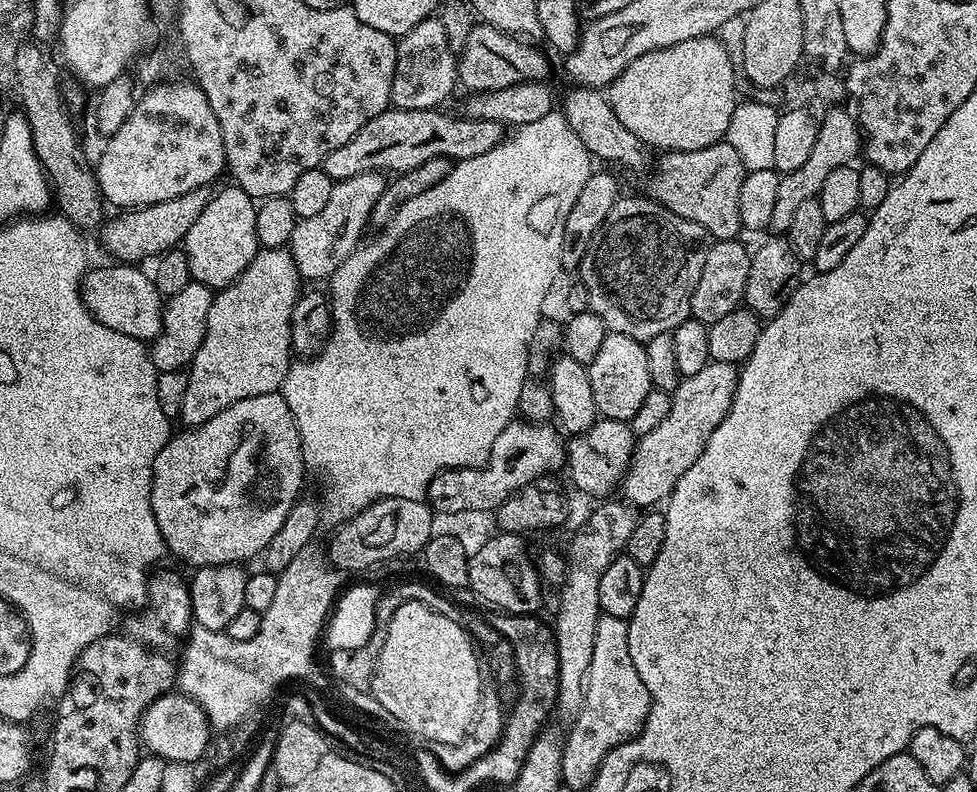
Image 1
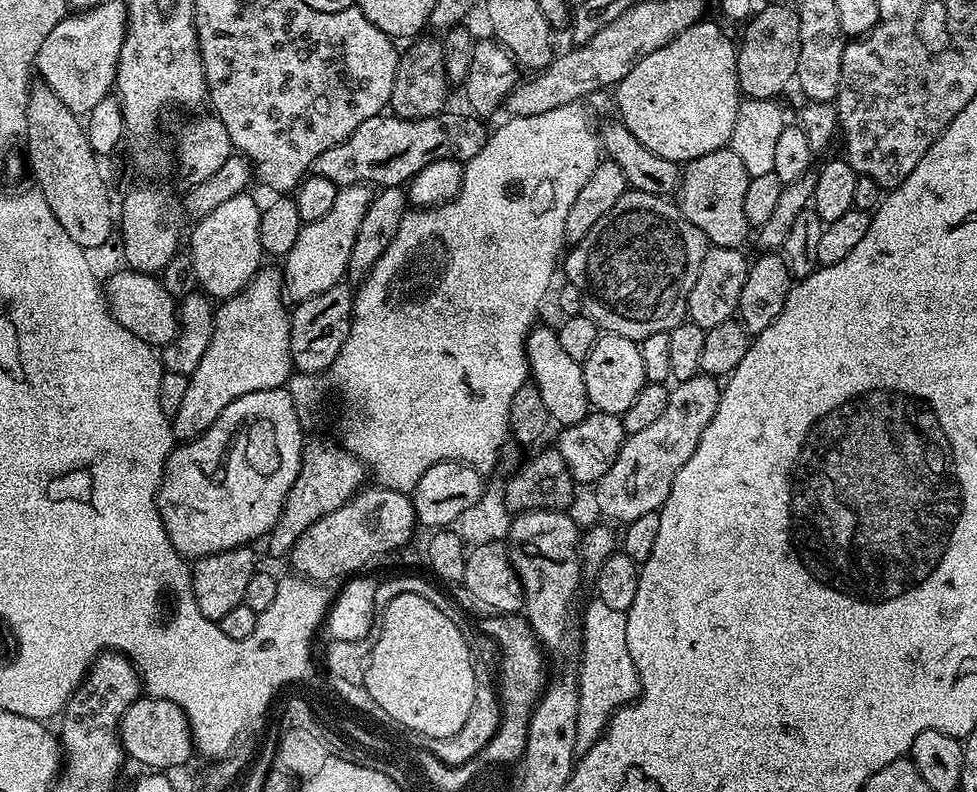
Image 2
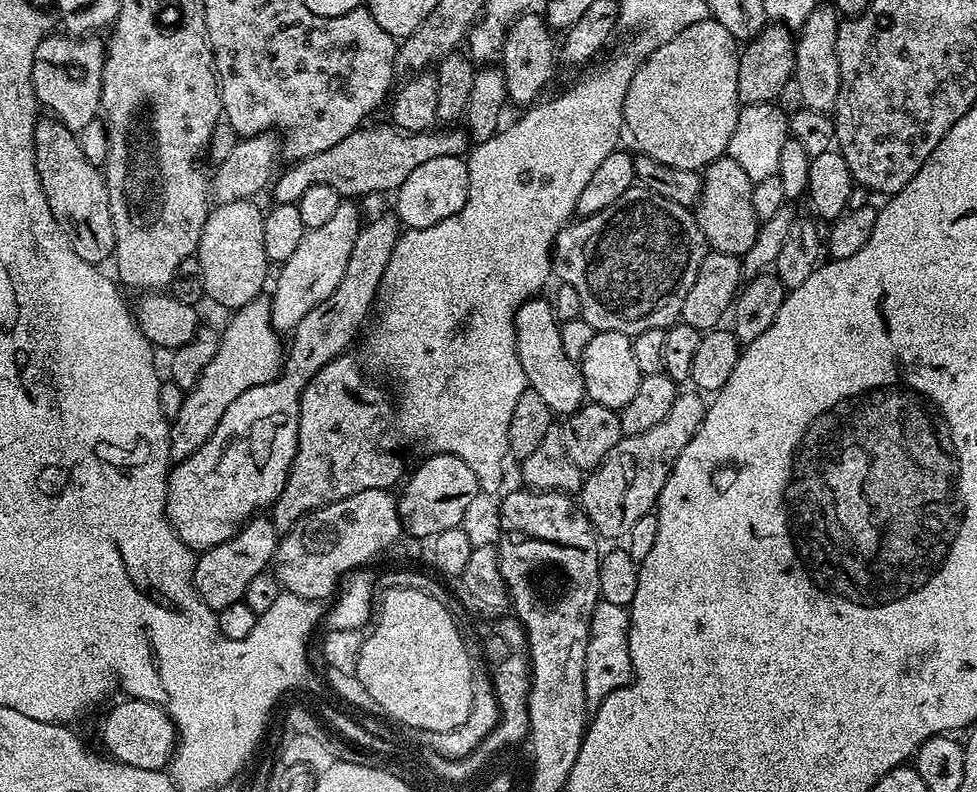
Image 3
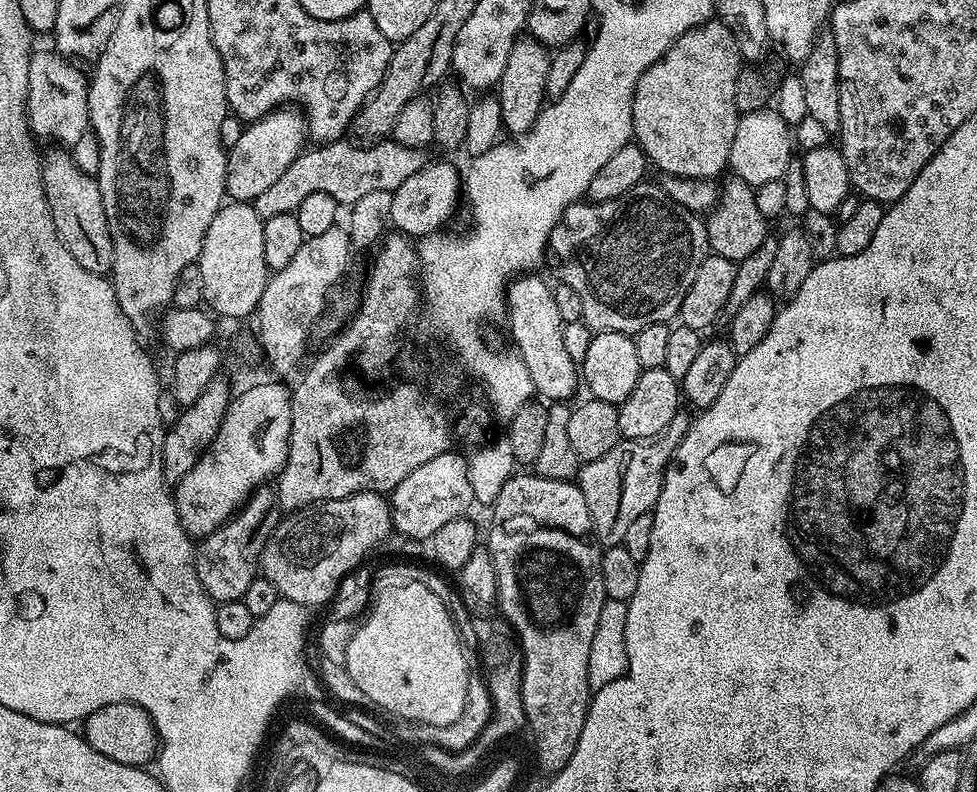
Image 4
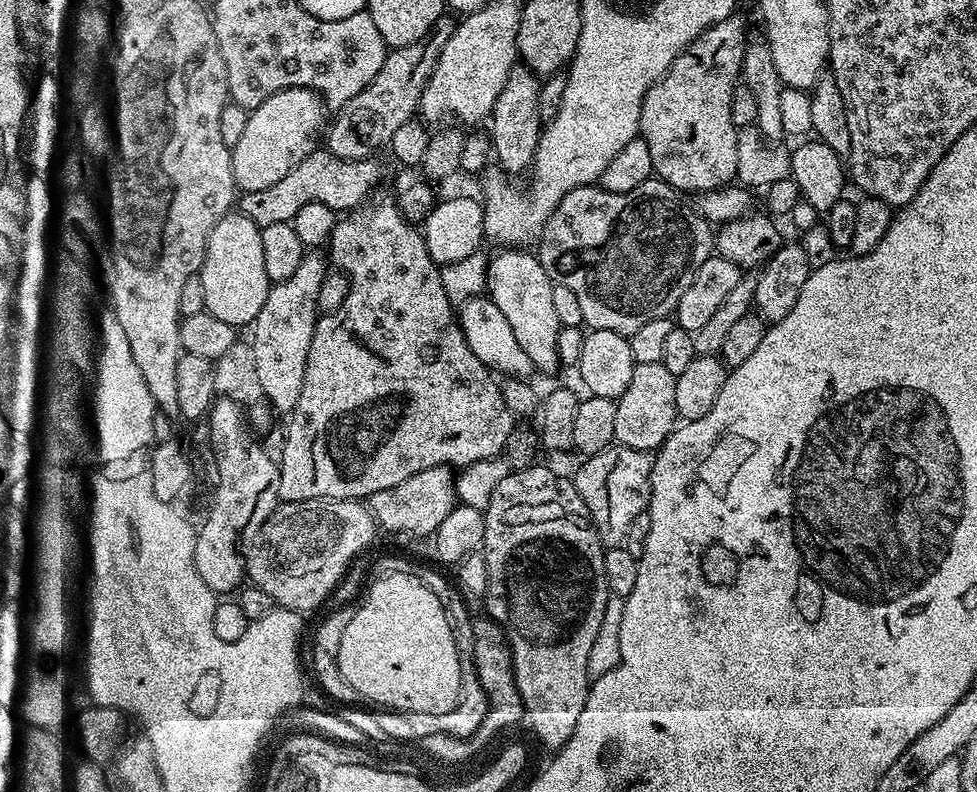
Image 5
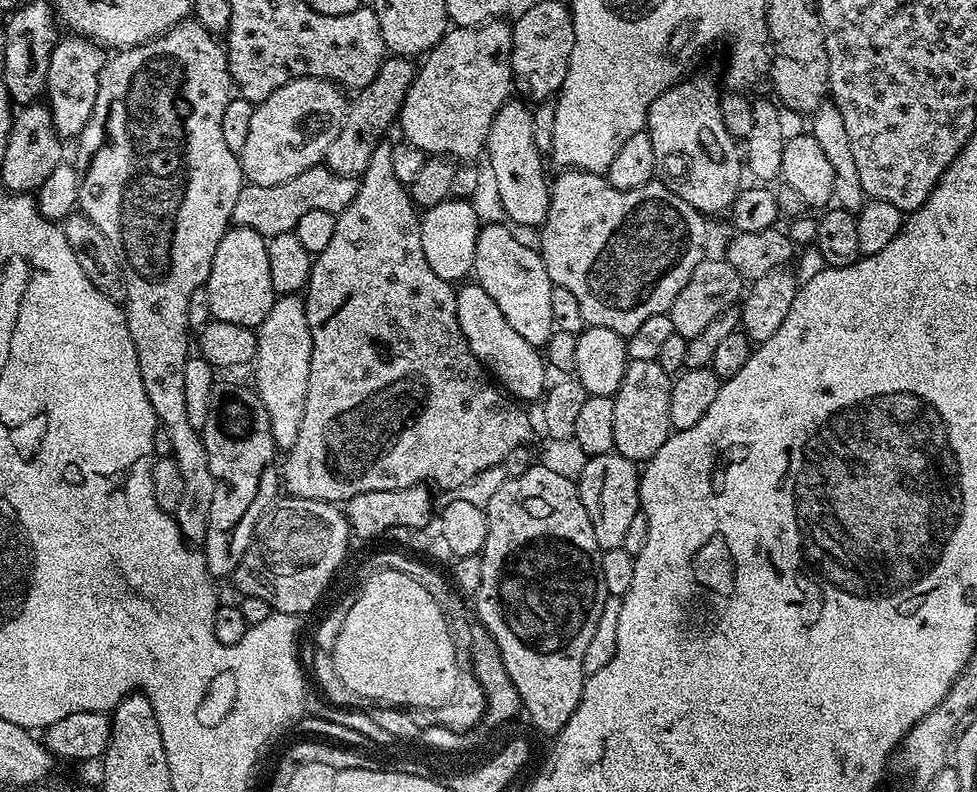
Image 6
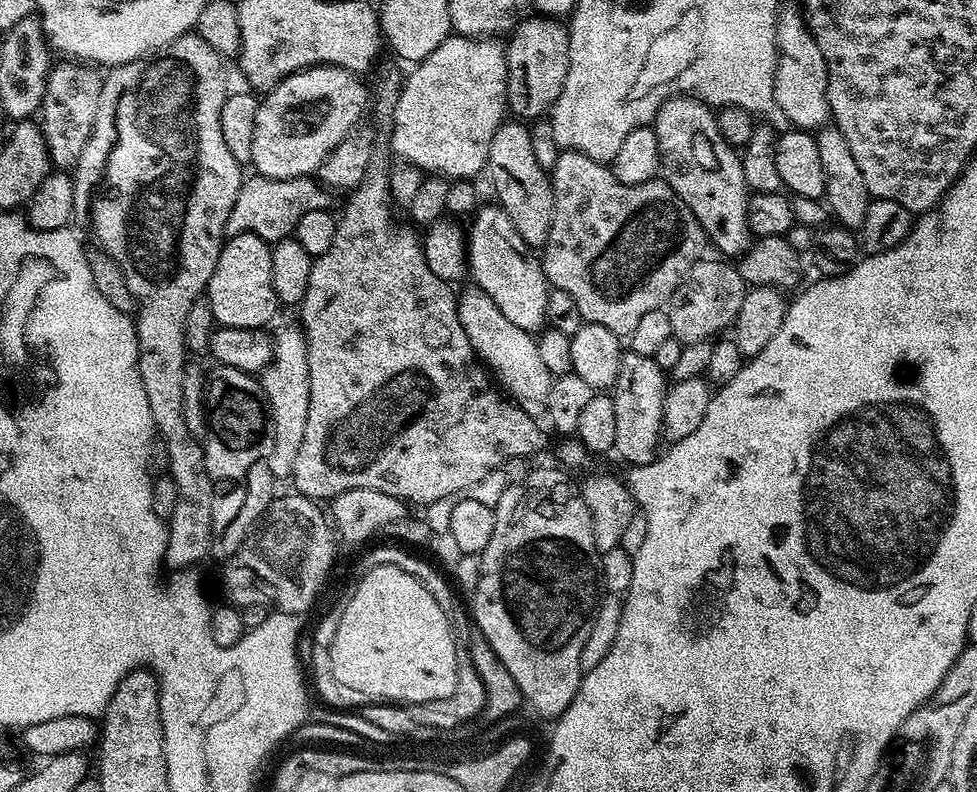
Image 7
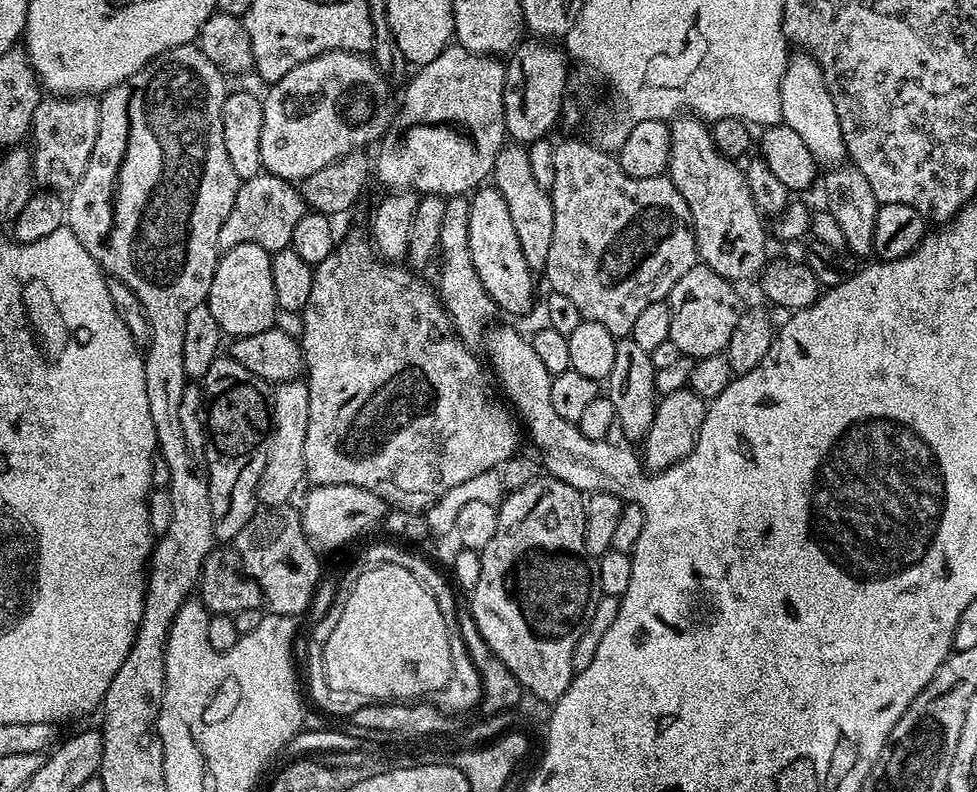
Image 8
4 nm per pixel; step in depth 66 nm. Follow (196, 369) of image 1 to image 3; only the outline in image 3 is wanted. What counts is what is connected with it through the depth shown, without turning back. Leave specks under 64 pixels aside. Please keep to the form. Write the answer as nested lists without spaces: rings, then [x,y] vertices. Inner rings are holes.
[[[257,298],[246,306],[235,309],[225,326],[219,333],[220,345],[218,354],[202,370],[195,386],[187,389],[182,410],[178,410],[178,418],[170,421],[169,461],[175,462],[190,458],[210,434],[214,434],[214,426],[222,422],[222,414],[226,414],[226,406],[238,398],[238,394],[246,394],[254,386],[262,386],[276,379],[282,371],[282,361],[286,352],[280,349],[281,333],[272,325],[272,301],[268,298]]]

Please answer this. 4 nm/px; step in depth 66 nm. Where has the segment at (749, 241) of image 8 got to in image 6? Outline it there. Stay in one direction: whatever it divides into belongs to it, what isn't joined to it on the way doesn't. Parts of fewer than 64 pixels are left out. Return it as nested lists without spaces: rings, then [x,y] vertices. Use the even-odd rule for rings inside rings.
[[[692,74],[654,98],[648,108],[646,131],[654,142],[659,183],[701,214],[725,211],[742,187],[742,152],[730,130],[722,126],[721,95],[714,81]]]

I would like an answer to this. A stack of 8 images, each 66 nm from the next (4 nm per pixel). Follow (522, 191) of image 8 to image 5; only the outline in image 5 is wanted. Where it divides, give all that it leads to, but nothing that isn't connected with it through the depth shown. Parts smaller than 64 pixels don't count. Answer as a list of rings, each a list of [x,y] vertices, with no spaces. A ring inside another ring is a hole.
[[[517,62],[502,86],[502,94],[492,107],[492,115],[487,121],[486,130],[492,141],[494,160],[505,173],[527,173],[536,156],[536,147],[540,141],[542,123],[539,118],[539,92],[541,81],[535,72],[531,72],[523,63]]]

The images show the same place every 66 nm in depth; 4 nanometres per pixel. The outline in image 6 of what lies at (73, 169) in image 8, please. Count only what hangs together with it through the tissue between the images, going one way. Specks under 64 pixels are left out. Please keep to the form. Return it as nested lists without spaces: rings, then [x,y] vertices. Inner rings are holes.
[[[68,34],[65,38],[57,39],[54,50],[50,54],[50,70],[46,74],[46,104],[52,113],[52,125],[61,138],[79,137],[80,132],[90,122],[90,114],[94,114],[94,101],[98,98],[98,82],[106,63],[105,49],[94,40],[81,34]]]

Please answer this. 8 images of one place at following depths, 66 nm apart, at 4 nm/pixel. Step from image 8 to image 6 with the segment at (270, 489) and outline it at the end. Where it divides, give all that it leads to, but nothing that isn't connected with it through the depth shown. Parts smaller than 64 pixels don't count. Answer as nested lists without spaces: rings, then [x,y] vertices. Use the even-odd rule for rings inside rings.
[[[299,295],[280,296],[270,306],[270,314],[255,329],[256,334],[256,393],[262,398],[262,406],[266,406],[266,414],[270,414],[270,430],[277,449],[287,450],[294,446],[294,438],[298,438],[298,426],[302,426],[302,410],[306,410],[306,386],[310,382],[310,354],[312,339],[310,326],[306,318],[303,299]]]

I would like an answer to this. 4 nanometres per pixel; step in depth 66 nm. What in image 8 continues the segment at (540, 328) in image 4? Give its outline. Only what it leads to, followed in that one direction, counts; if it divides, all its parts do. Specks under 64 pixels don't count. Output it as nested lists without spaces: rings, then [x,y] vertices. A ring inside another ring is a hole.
[[[481,186],[471,193],[470,206],[470,258],[482,286],[496,303],[497,309],[504,312],[524,312],[532,304],[532,276],[534,269],[522,254],[522,242],[514,234],[514,222],[510,222],[510,210],[506,210],[506,198],[495,186]]]

